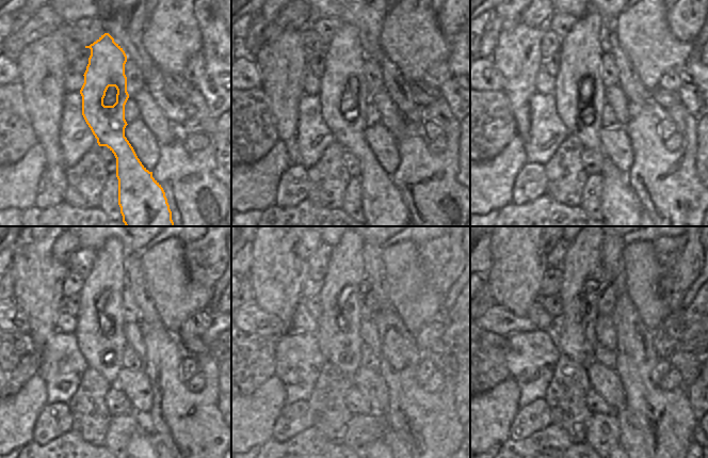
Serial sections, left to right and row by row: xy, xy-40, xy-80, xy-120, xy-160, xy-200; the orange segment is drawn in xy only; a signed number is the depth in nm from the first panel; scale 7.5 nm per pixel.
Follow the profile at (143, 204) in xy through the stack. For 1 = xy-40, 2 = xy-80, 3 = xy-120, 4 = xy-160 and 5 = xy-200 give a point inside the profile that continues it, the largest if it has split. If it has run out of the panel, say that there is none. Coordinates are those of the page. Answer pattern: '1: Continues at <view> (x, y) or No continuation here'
1: Continues at xy-40 (382, 202)
2: Continues at xy-80 (581, 53)
3: Continues at xy-120 (101, 297)
4: Continues at xy-160 (340, 298)
5: Continues at xy-200 (574, 330).

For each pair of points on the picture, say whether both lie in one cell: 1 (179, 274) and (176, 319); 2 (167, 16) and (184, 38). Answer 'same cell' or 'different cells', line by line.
1: same cell
2: same cell

